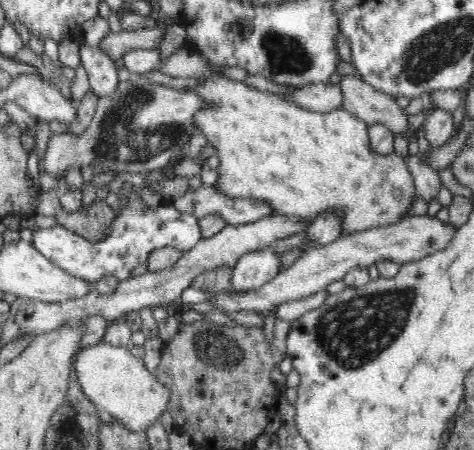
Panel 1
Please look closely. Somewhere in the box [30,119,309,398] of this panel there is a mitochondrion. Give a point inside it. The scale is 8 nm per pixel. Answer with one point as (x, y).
(215, 350)

